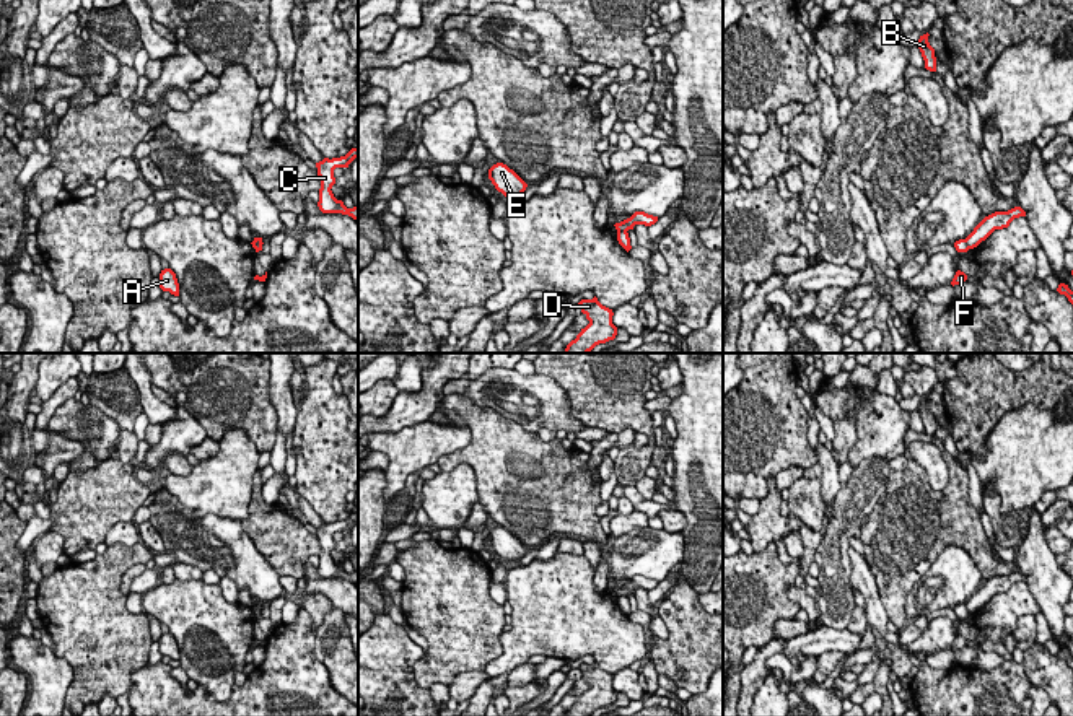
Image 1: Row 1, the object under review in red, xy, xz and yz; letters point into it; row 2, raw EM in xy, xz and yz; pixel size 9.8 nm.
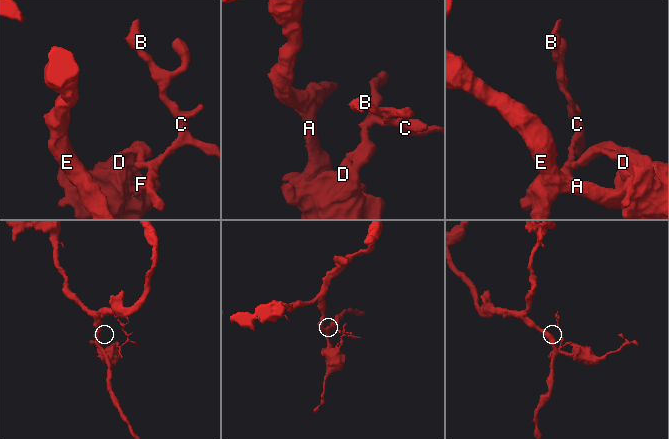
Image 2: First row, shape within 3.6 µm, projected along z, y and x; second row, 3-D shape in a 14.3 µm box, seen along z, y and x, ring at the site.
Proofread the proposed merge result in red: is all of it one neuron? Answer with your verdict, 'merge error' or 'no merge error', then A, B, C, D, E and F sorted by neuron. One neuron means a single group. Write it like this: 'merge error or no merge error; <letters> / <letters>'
merge error; A D E / B C F

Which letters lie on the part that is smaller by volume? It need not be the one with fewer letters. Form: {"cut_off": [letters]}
{"cut_off": ["B", "C", "F"]}

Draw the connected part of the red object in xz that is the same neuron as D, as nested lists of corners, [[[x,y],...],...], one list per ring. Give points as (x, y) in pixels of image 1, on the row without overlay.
[[[596,661],[581,664],[578,669],[589,688],[567,709],[565,716],[591,716],[596,709],[615,703],[617,692],[612,688],[612,674],[602,670]]]

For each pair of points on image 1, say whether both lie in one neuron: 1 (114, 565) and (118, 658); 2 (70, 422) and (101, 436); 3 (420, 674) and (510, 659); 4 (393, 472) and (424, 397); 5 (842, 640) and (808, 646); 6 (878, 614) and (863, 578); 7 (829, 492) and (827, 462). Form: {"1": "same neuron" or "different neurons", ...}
{"1": "same neuron", "2": "same neuron", "3": "different neurons", "4": "different neurons", "5": "same neuron", "6": "same neuron", "7": "same neuron"}

